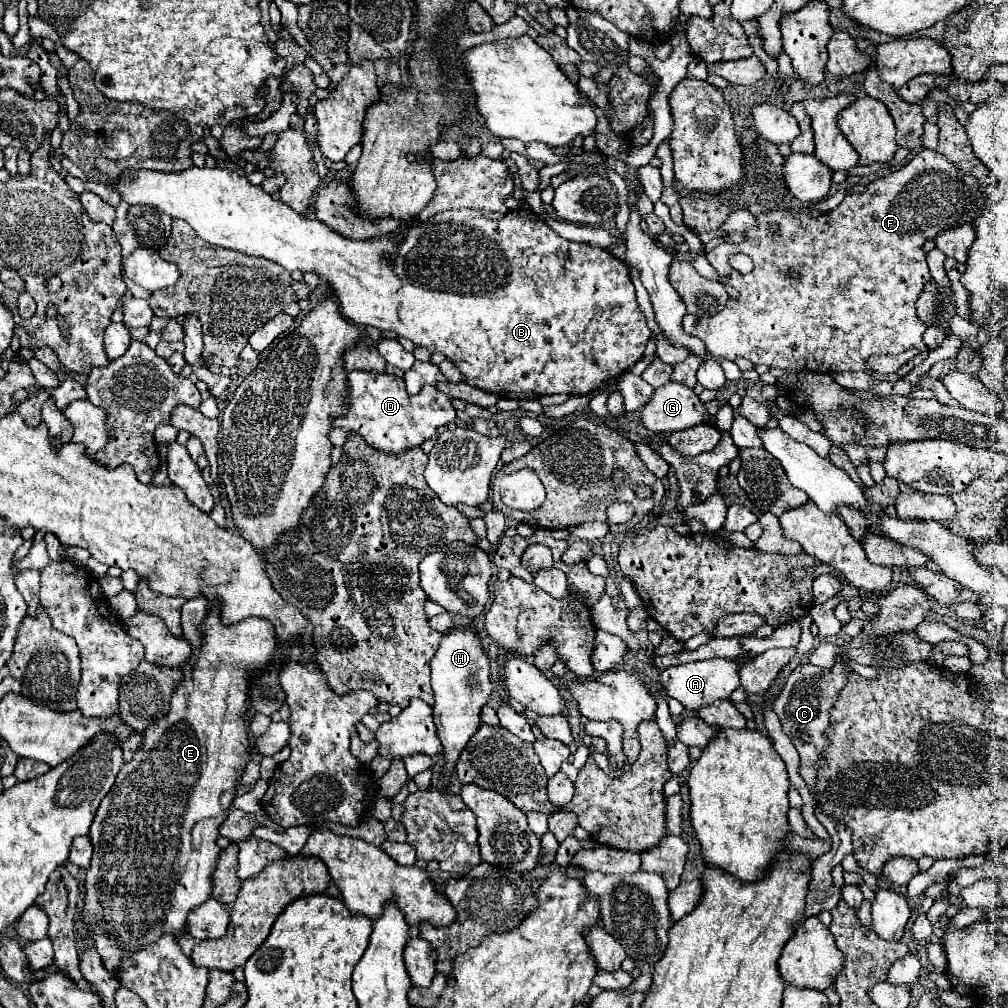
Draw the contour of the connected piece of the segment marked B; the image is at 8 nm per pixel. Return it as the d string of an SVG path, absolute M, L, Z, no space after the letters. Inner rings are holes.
M191 167L187 171L181 173L159 173L159 171L127 171L119 185L115 185L115 189L121 193L121 199L127 201L129 205L153 205L159 207L161 211L165 211L167 215L175 217L175 219L183 219L187 221L195 233L209 241L211 245L221 245L227 249L235 249L239 253L245 255L253 255L253 257L263 257L269 259L273 263L279 263L281 267L285 267L287 271L295 271L299 269L301 273L315 273L321 281L325 281L329 285L329 289L333 291L333 295L337 297L337 301L341 303L341 313L355 325L369 325L369 327L377 327L381 331L395 331L399 337L405 337L409 341L413 341L417 347L425 347L429 353L443 353L449 361L453 361L457 365L457 369L465 375L465 381L473 387L479 387L483 391L495 393L499 397L505 399L539 399L543 395L553 395L553 393L565 393L565 395L589 395L599 391L601 387L605 387L607 383L615 381L617 377L621 377L623 373L627 373L637 361L641 361L643 357L643 349L645 343L651 337L651 331L647 327L647 319L643 315L643 311L639 309L637 301L635 301L635 287L629 279L629 269L627 265L613 257L609 251L587 245L587 243L577 243L577 241L567 241L563 237L559 237L547 223L543 223L541 217L537 217L531 209L515 209L515 211L507 211L501 219L487 219L483 215L483 211L475 211L475 209L453 209L453 211L443 211L433 215L427 221L419 221L415 225L411 225L403 235L397 233L387 233L383 237L377 239L367 239L367 241L351 241L345 239L333 231L327 229L327 225L323 225L317 219L309 219L305 215L295 213L289 205L283 205L283 201L279 201L277 197L265 193L261 187L255 187L247 181L247 177L241 177L237 173L231 173L227 169L199 169L199 167Z

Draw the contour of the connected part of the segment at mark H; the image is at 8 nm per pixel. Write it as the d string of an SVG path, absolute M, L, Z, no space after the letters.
M455 627L445 633L437 653L431 659L431 687L435 693L433 721L443 745L445 771L453 771L455 763L471 739L471 735L481 725L481 707L489 701L491 679L489 679L489 657L477 637L469 627Z

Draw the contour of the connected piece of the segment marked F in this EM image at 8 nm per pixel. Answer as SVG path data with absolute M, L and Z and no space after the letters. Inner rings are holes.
M875 63L869 65L867 69L867 79L865 79L865 93L881 103L887 105L893 121L895 121L895 127L897 127L897 135L895 135L895 143L897 147L907 147L909 151L919 151L905 167L901 167L899 171L891 173L889 177L883 177L883 179L877 179L873 183L867 185L867 189L859 195L847 195L839 207L835 207L833 211L829 213L823 213L819 217L811 217L807 207L789 207L789 209L769 209L767 213L759 213L755 215L755 221L757 225L751 227L751 229L745 229L745 241L743 243L733 243L733 245L717 245L713 251L707 251L705 257L709 259L711 265L715 265L715 269L719 271L721 279L725 285L731 285L739 291L739 299L729 299L725 309L713 317L707 317L707 319L697 319L693 315L685 315L683 317L683 331L687 335L693 335L693 337L699 337L707 351L717 357L717 359L727 359L727 361L735 361L737 357L745 357L749 361L753 361L755 365L769 365L769 367L779 367L779 369L787 369L787 371L811 371L811 373L843 373L843 371L867 371L867 365L865 361L871 357L871 355L897 355L897 353L903 353L907 351L909 347L917 347L921 349L921 355L917 355L917 359L909 361L907 365L903 365L899 371L895 373L889 373L889 375L879 375L875 373L875 379L881 379L881 381L897 381L901 379L901 375L909 373L915 365L919 365L925 357L927 357L927 345L923 343L923 333L925 333L925 323L919 321L917 313L915 313L915 301L917 297L921 295L921 291L925 289L927 281L931 279L931 273L929 273L929 267L927 267L927 253L923 251L923 245L929 241L929 239L935 239L939 231L945 231L945 229L951 229L951 227L957 227L957 225L963 225L963 223L971 223L977 219L977 215L983 211L983 197L979 193L979 183L975 177L967 175L967 173L961 173L955 165L951 165L949 161L945 161L945 157L941 157L937 151L931 151L931 149L923 149L923 143L921 143L921 135L923 135L923 123L925 123L925 117L921 113L921 105L919 103L905 103L891 85L887 85L885 81L881 81L877 77L877 69L875 69ZM769 223L777 223L779 225L779 233L777 235L771 235L769 233ZM733 253L745 253L753 259L753 271L749 275L741 275L737 273L735 269L729 267L727 263L727 257L733 255ZM781 269L795 269L799 273L799 279L781 279Z

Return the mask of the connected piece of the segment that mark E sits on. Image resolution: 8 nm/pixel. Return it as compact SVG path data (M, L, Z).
M209 609L207 617L205 617L205 625L203 629L203 647L201 649L193 649L193 657L189 659L189 663L185 663L185 681L183 685L177 687L173 701L171 701L171 711L167 717L163 717L161 721L155 721L155 725L149 725L143 731L143 741L139 743L139 749L135 751L133 759L129 763L125 763L117 775L117 781L113 785L113 789L109 791L109 797L105 797L105 801L101 801L97 815L93 819L89 837L93 841L95 847L95 855L91 861L91 867L87 869L85 875L85 919L91 923L93 927L93 943L97 953L101 955L105 967L115 973L117 965L121 963L121 957L125 957L125 951L139 951L141 947L157 941L161 935L171 933L171 935L179 935L185 931L185 923L187 923L187 915L199 907L201 903L205 903L211 897L211 889L213 889L213 869L217 865L217 857L221 853L221 849L217 847L215 839L219 837L219 825L225 821L227 811L235 799L235 791L237 791L237 781L245 769L245 765L249 763L249 739L247 739L247 731L245 731L245 715L247 715L247 707L249 707L249 691L247 691L247 683L249 677L253 675L253 669L261 669L263 665L267 665L275 651L277 651L277 639L275 639L275 631L273 625L269 621L251 617L251 619L243 619L241 623L235 625L223 625L221 617L217 613L217 609Z

